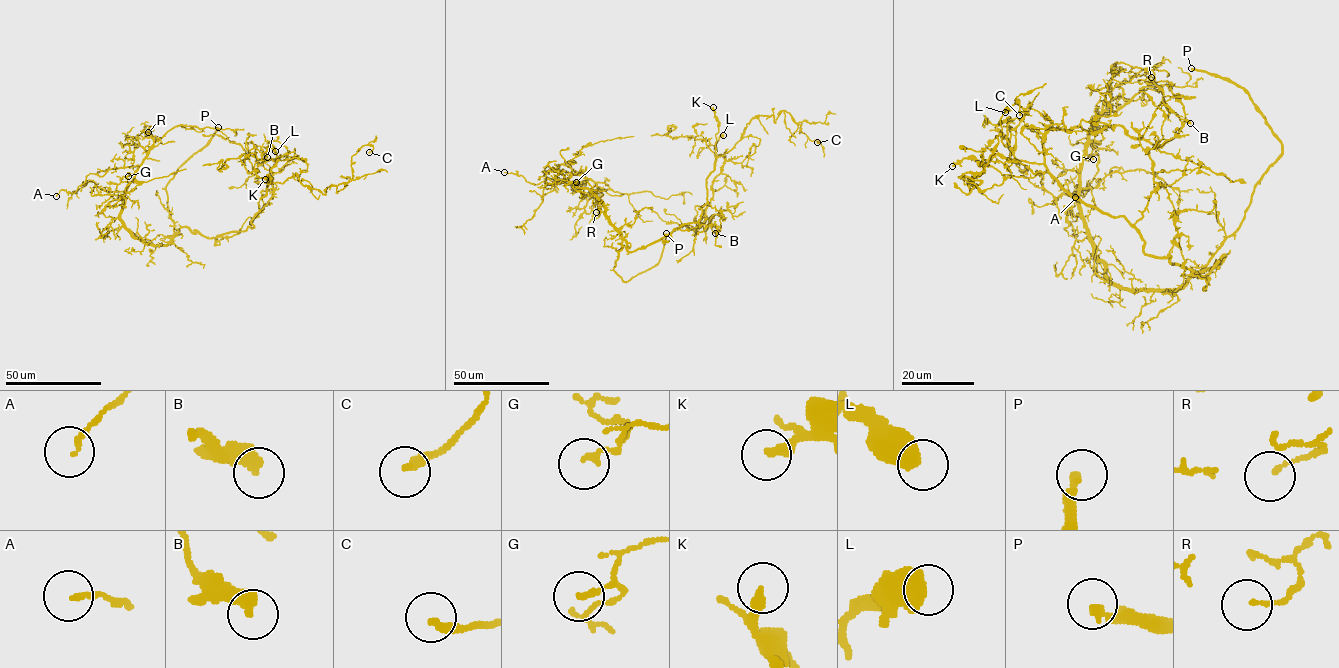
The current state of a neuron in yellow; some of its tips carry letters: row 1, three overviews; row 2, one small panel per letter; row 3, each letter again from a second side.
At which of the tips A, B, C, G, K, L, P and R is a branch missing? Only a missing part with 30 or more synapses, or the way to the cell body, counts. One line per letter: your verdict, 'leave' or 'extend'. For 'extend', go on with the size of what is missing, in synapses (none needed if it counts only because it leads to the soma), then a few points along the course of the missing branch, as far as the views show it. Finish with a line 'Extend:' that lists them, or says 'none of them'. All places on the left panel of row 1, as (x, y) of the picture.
A: leave
B: extend; about 30 synapses
C: leave
G: leave
K: leave
L: leave
P: extend
R: leave
Extend: B, P

